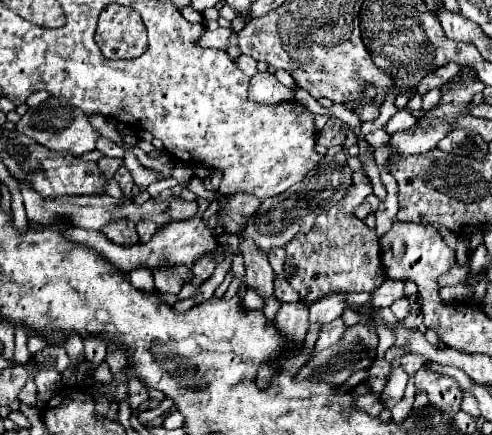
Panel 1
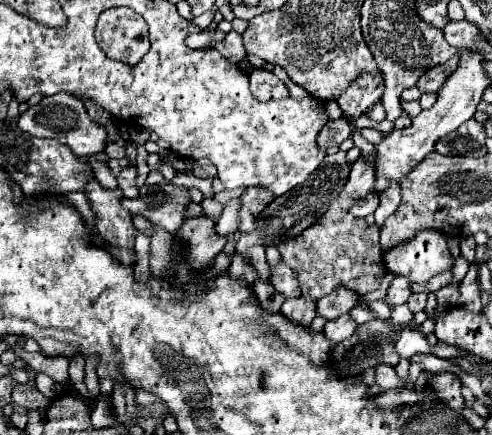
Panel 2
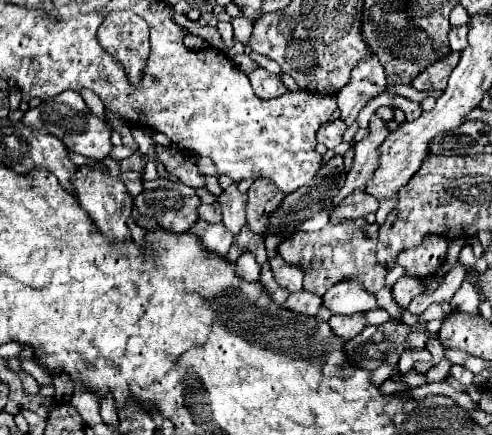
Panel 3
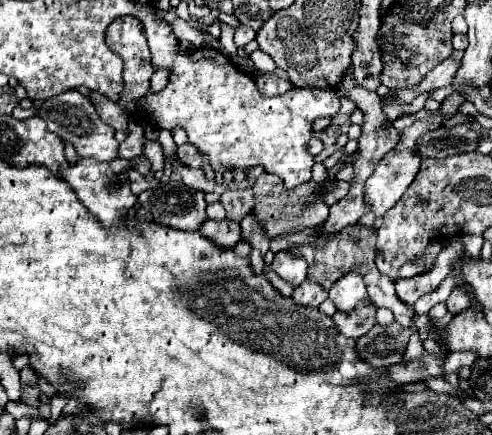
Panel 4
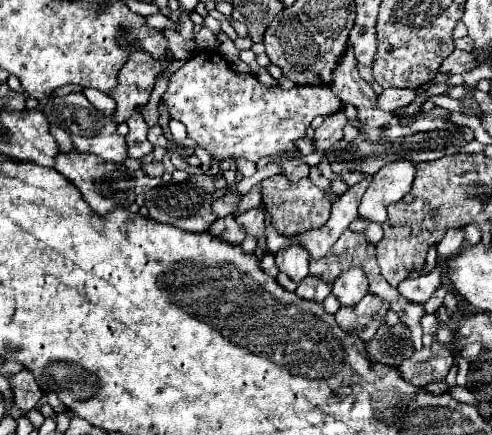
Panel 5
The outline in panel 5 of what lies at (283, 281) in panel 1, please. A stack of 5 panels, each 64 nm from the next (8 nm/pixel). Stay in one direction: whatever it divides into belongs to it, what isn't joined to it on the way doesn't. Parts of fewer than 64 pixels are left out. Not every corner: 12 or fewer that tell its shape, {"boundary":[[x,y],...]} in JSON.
{"boundary":[[300,242],[278,250],[276,266],[292,280],[308,276],[308,250]]}

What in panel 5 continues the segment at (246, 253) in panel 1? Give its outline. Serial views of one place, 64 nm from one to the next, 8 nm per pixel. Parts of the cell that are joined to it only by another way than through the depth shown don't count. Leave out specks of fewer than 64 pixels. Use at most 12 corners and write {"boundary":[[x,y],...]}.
{"boundary":[[250,208],[236,216],[248,236],[258,236],[266,248],[264,212]]}

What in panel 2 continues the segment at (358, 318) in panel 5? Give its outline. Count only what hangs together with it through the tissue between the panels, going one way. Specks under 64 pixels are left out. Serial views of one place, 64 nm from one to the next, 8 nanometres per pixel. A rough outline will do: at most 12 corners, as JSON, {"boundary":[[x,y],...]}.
{"boundary":[[348,314],[328,320],[324,334],[338,344],[352,336],[358,324]]}

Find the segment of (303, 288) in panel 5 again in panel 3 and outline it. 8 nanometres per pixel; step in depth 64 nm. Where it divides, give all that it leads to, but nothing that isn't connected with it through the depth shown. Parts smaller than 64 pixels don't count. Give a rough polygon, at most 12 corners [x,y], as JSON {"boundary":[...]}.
{"boundary":[[308,290],[294,292],[286,308],[316,316],[322,296]]}

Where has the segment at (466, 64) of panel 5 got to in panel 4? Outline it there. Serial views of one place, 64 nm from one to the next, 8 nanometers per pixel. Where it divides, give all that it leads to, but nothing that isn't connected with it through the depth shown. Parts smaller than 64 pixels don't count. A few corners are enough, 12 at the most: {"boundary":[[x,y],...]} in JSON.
{"boundary":[[460,50],[440,62],[418,84],[422,92],[452,84],[462,64]]}

